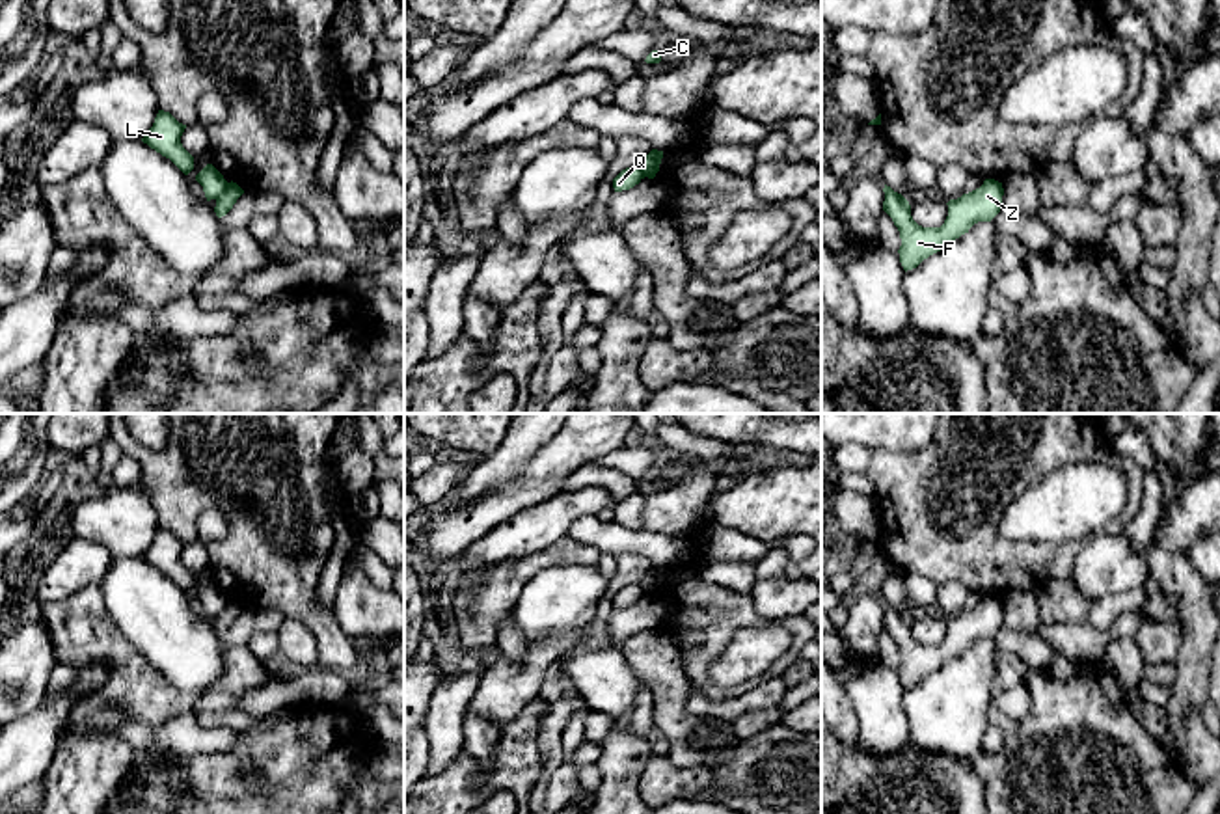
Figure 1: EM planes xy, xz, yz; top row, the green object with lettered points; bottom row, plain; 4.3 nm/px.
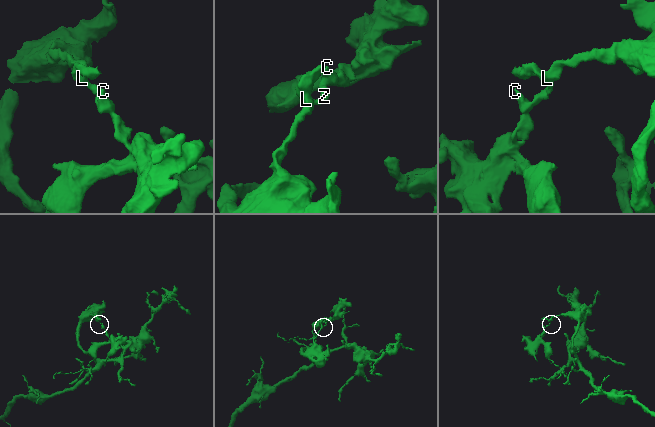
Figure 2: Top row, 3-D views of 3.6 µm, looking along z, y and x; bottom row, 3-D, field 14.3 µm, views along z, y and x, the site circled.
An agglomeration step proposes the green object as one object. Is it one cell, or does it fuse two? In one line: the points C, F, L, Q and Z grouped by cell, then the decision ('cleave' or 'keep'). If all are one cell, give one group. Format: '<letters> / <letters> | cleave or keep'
C F Z / L Q | cleave

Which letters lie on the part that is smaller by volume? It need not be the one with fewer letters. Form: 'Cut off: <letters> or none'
Cut off: C, F, Z

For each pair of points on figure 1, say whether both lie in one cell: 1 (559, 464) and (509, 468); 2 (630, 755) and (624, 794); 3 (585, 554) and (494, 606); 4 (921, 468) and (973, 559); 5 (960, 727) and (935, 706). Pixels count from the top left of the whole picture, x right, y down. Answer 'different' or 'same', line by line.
1: different
2: same
3: same
4: same
5: same

